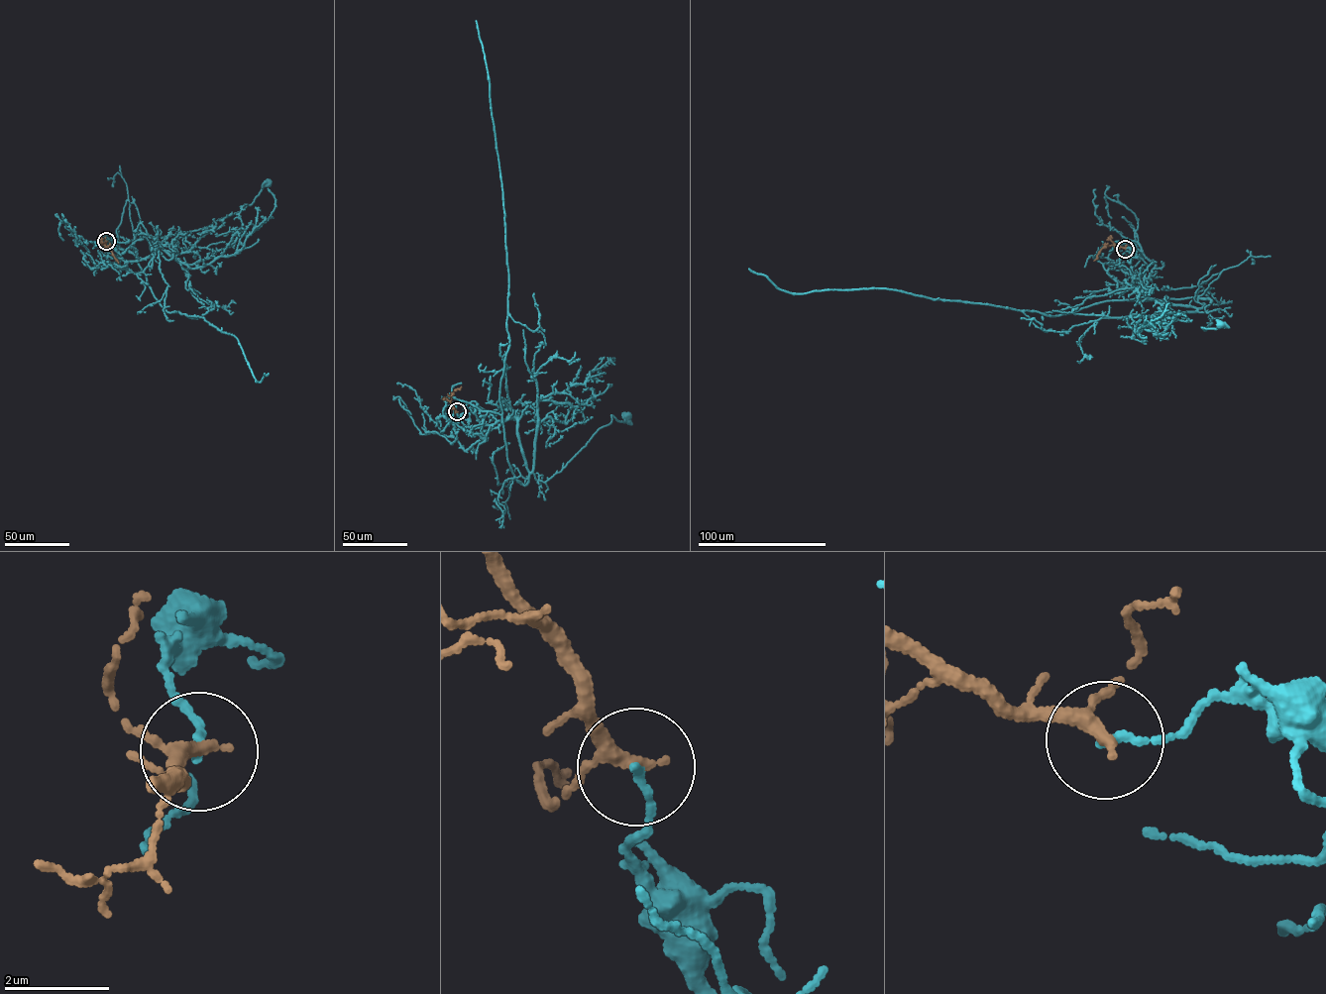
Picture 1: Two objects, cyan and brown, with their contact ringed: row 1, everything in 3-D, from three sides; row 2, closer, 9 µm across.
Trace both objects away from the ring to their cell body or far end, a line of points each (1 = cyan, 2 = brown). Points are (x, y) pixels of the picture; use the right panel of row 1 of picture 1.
1: (1125, 249), (1133, 249), (1146, 264), (1139, 293), (1208, 312), (1212, 323), (1204, 330), (1220, 323)
2: (1125, 249), (1106, 246), (1094, 261)

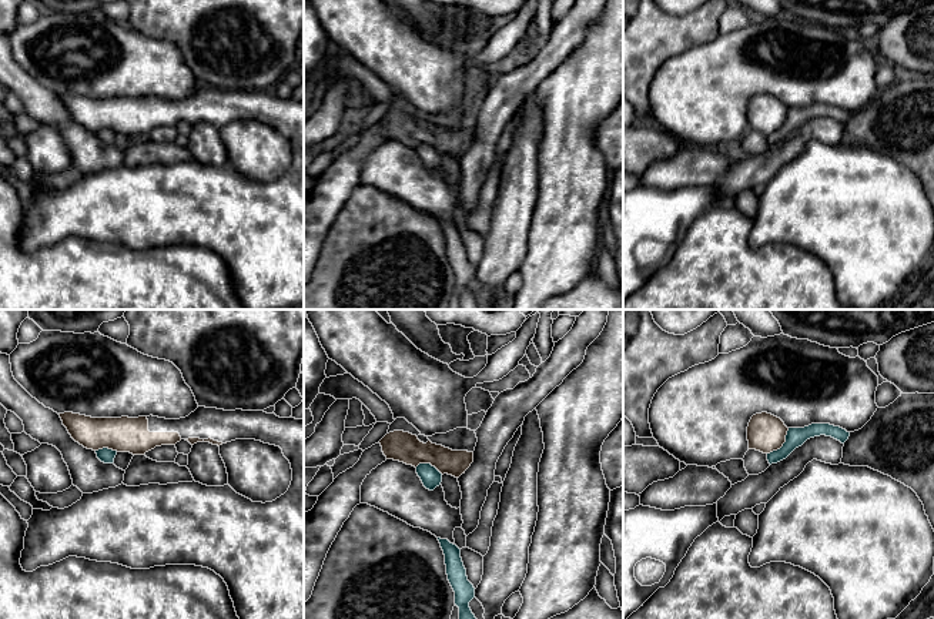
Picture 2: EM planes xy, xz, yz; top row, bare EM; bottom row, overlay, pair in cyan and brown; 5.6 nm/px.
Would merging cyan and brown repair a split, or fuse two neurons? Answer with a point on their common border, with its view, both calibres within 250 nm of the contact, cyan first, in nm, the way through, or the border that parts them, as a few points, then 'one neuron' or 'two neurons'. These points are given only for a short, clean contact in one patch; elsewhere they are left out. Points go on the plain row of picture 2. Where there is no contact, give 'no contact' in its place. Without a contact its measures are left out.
contact yz (783, 124); calibres 110 and 220 nm; border yz (789, 109), (784, 123), (767, 134); two neurons

